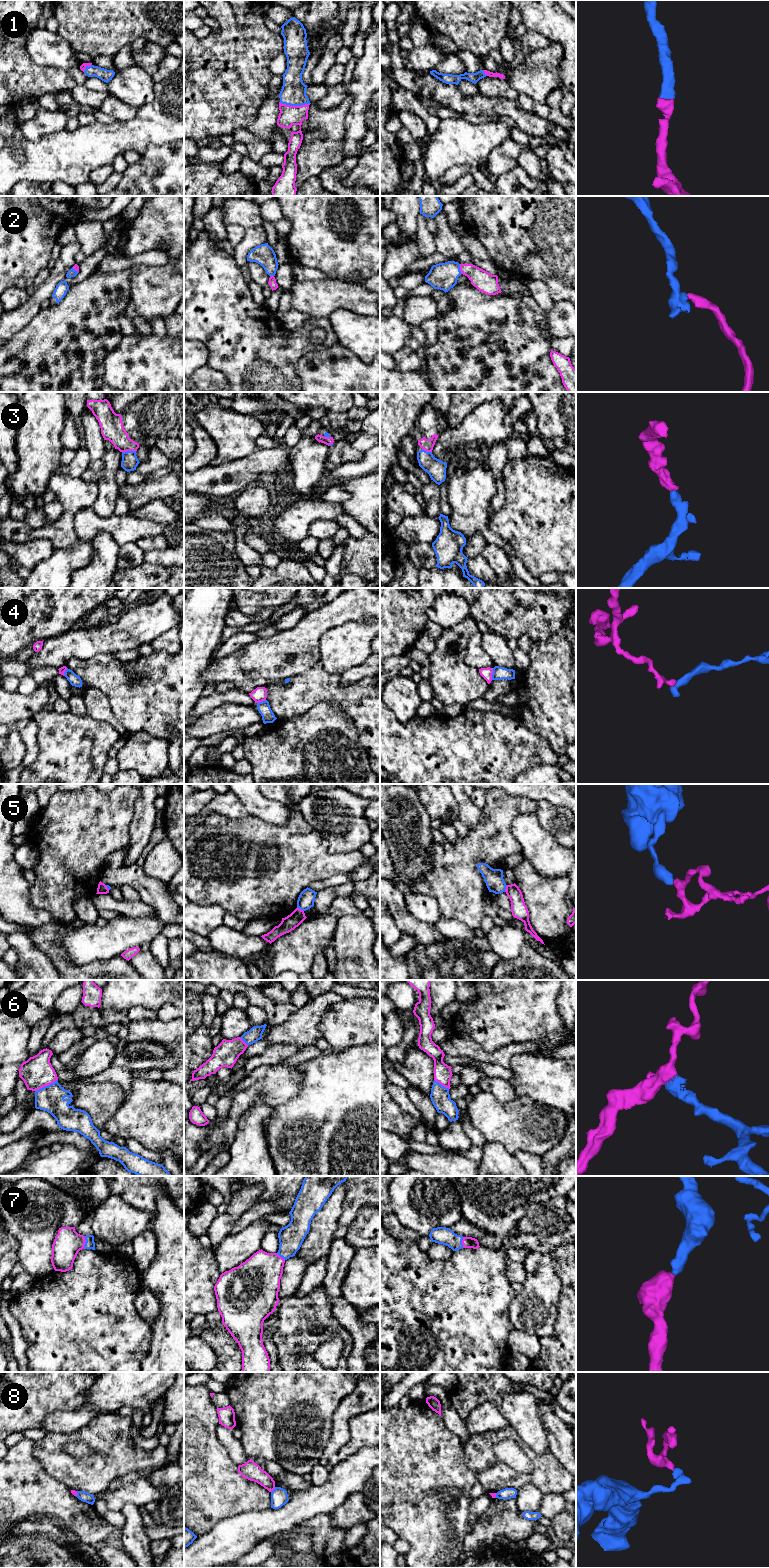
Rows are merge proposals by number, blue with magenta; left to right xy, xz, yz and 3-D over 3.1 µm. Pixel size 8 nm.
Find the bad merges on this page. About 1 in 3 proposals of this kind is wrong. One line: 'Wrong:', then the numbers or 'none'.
Wrong: 4, 5, 8

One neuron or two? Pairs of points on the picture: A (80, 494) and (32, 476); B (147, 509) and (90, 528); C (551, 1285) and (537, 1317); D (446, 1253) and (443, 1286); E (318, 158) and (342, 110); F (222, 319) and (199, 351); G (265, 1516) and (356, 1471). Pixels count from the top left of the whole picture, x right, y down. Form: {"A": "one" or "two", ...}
{"A": "two", "B": "two", "C": "one", "D": "two", "E": "one", "F": "two", "G": "one"}

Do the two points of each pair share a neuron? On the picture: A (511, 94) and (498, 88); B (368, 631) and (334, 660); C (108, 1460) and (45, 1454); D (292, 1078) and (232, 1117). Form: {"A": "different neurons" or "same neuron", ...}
{"A": "same neuron", "B": "same neuron", "C": "same neuron", "D": "same neuron"}

